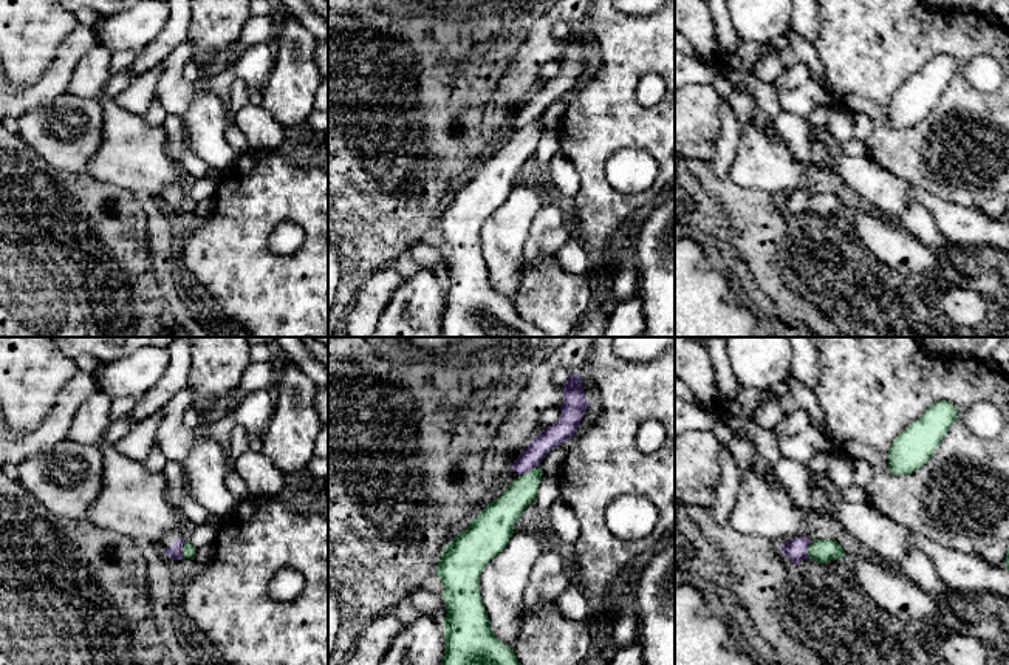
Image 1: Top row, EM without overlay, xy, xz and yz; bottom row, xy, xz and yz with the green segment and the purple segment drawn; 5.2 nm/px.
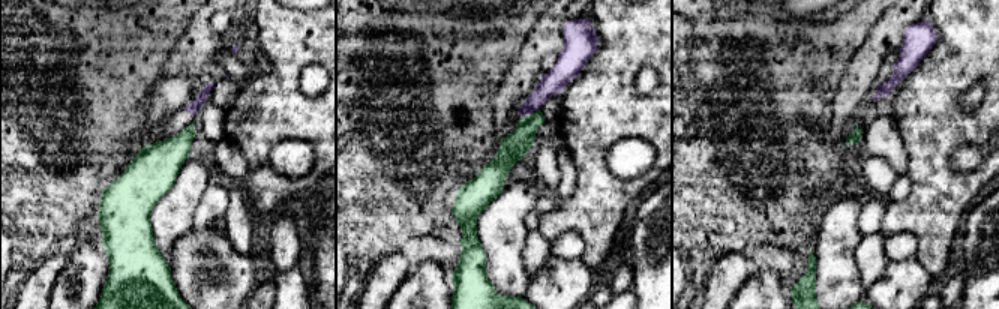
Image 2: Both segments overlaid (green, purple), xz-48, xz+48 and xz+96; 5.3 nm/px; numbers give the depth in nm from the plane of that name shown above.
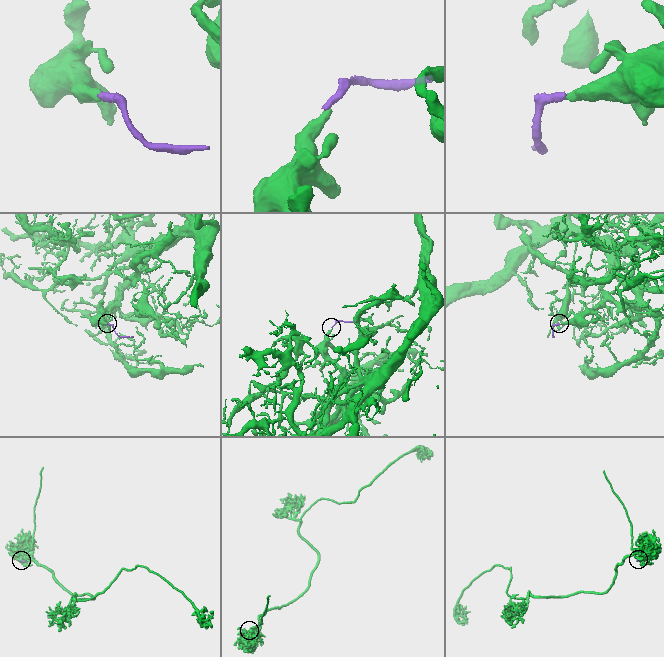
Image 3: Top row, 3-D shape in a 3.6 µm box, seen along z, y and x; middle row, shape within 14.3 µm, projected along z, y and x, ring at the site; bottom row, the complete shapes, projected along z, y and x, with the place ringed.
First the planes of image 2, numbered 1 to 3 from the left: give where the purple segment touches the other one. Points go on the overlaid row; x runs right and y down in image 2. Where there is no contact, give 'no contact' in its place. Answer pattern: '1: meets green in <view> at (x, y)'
1: no contact
2: meets green in xz+48 at (527, 116)
3: no contact

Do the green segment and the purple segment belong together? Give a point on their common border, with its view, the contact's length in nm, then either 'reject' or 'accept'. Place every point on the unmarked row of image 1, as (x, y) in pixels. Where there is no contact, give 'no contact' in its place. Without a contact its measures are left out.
contact xz (530, 124); length 120 nm; reject

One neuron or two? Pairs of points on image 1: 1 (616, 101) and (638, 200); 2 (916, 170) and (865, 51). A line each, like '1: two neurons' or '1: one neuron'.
1: one neuron
2: one neuron

